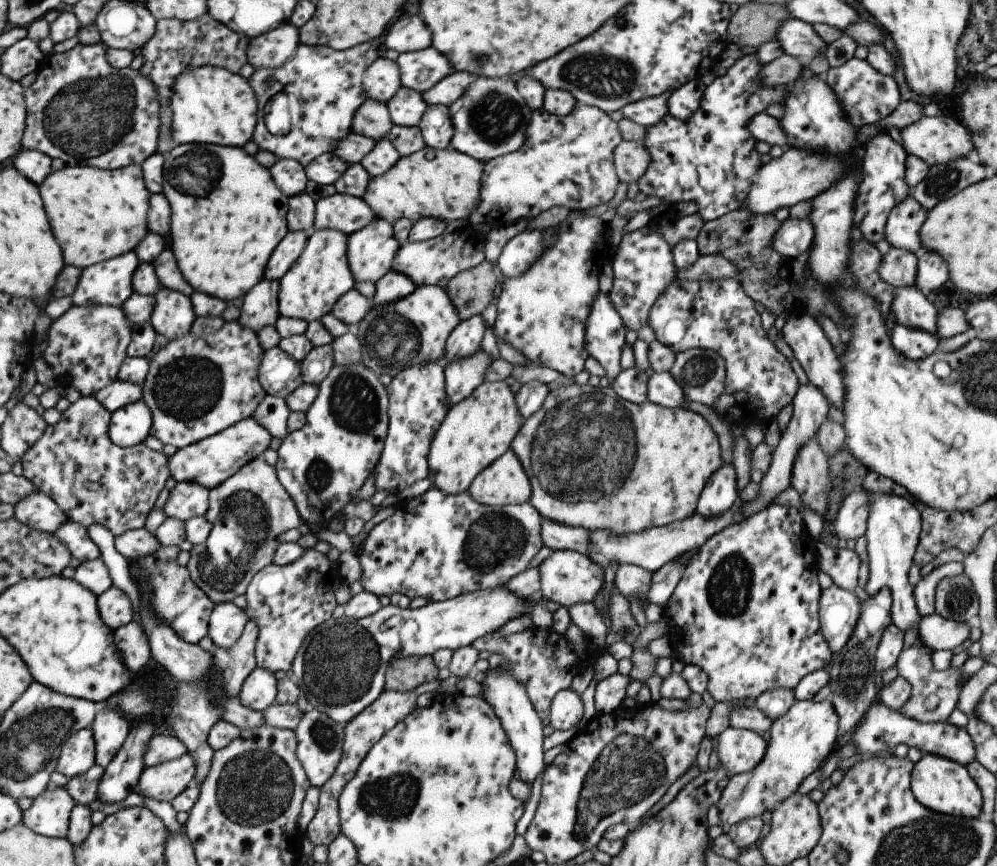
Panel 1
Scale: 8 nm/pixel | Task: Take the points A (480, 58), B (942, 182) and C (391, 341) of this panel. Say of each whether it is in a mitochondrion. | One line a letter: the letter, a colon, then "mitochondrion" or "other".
A: mitochondrion
B: mitochondrion
C: mitochondrion

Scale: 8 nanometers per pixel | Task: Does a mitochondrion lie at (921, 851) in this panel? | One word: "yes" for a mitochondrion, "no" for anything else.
yes

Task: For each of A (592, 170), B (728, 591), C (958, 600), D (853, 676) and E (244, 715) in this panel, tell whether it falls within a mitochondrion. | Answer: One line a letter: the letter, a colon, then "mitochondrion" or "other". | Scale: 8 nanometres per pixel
A: other
B: mitochondrion
C: mitochondrion
D: mitochondrion
E: other

